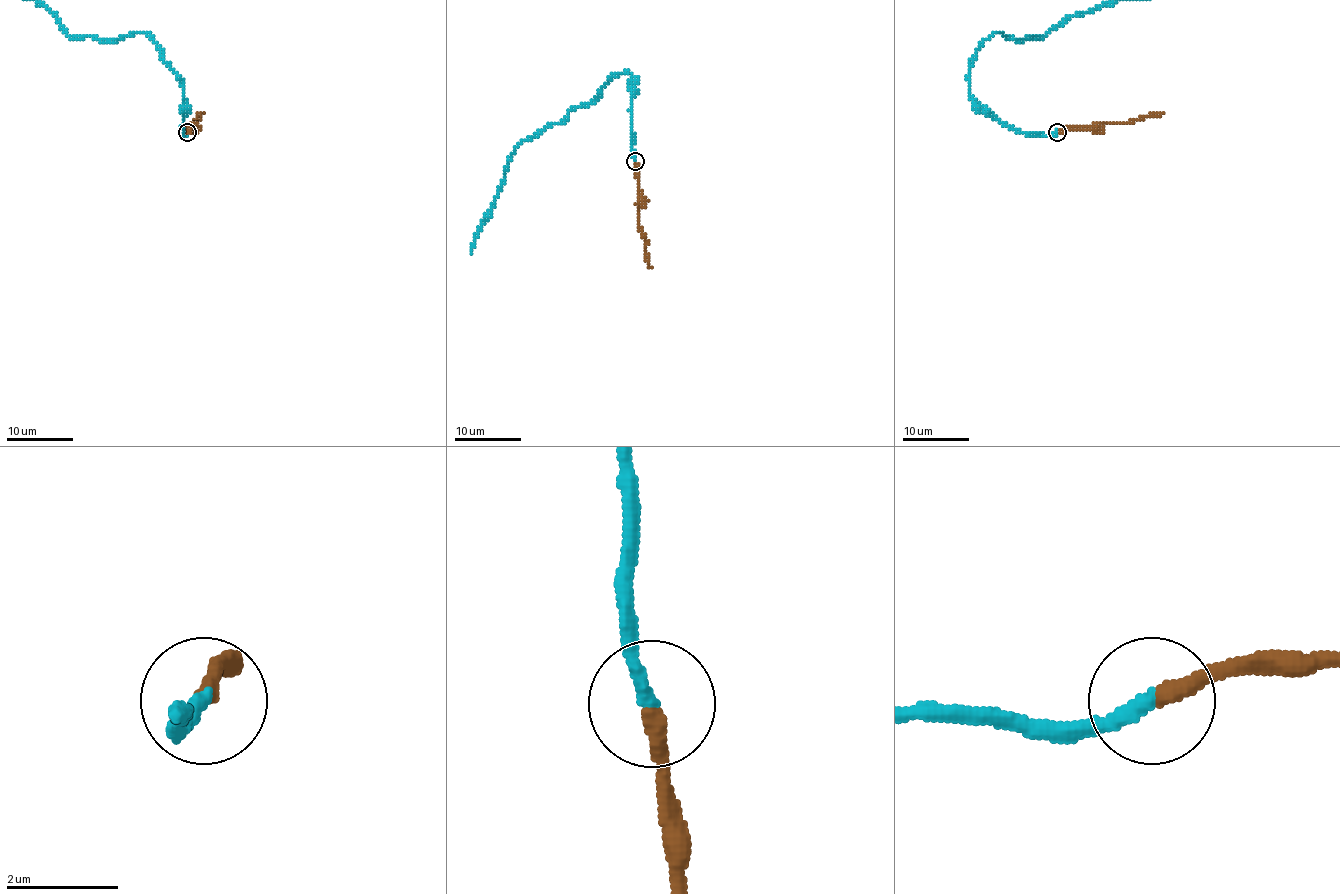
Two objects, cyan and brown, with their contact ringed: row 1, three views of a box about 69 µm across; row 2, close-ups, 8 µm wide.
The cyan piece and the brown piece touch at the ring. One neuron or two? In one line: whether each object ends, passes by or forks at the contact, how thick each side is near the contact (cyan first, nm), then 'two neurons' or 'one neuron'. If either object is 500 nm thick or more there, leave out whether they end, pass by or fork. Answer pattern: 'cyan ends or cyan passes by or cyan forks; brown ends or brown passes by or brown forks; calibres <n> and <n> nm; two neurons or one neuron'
cyan ends; brown ends; calibres 280 and 320 nm; one neuron

